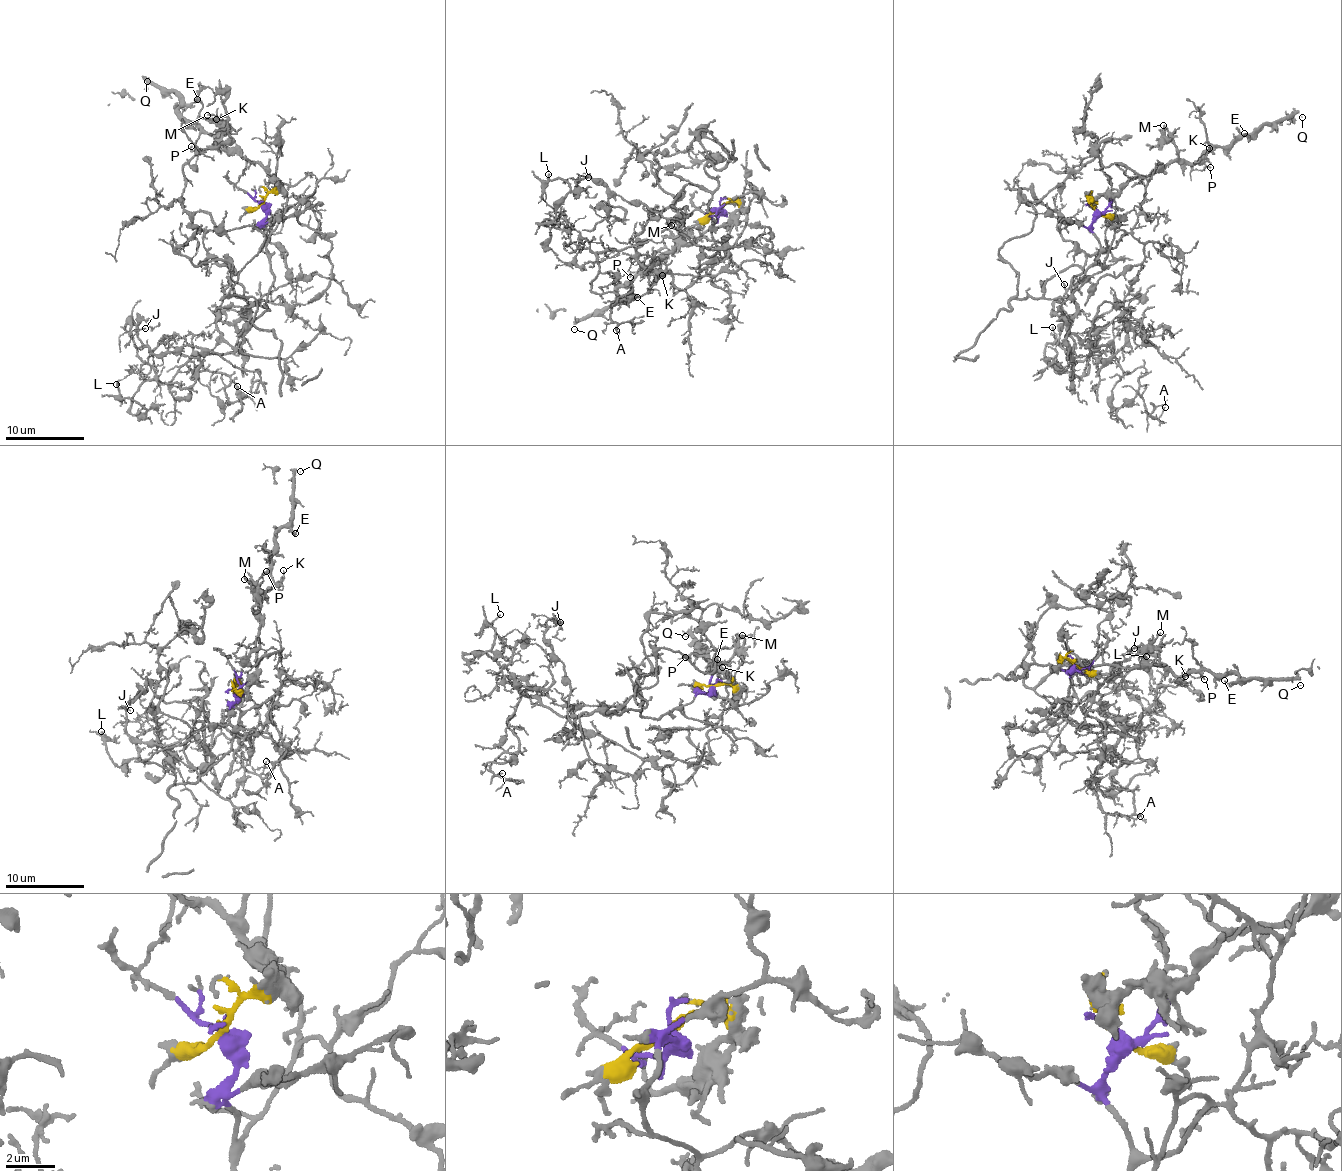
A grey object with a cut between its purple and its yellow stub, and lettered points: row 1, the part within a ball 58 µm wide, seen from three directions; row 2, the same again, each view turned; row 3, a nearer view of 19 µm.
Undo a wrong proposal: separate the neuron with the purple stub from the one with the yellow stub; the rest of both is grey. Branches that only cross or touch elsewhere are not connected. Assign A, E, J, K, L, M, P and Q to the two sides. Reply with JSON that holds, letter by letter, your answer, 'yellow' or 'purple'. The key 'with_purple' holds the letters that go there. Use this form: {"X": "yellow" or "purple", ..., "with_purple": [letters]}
{"A": "purple", "E": "yellow", "J": "purple", "K": "yellow", "L": "purple", "M": "yellow", "P": "yellow", "Q": "yellow", "with_purple": ["A", "J", "L"]}

